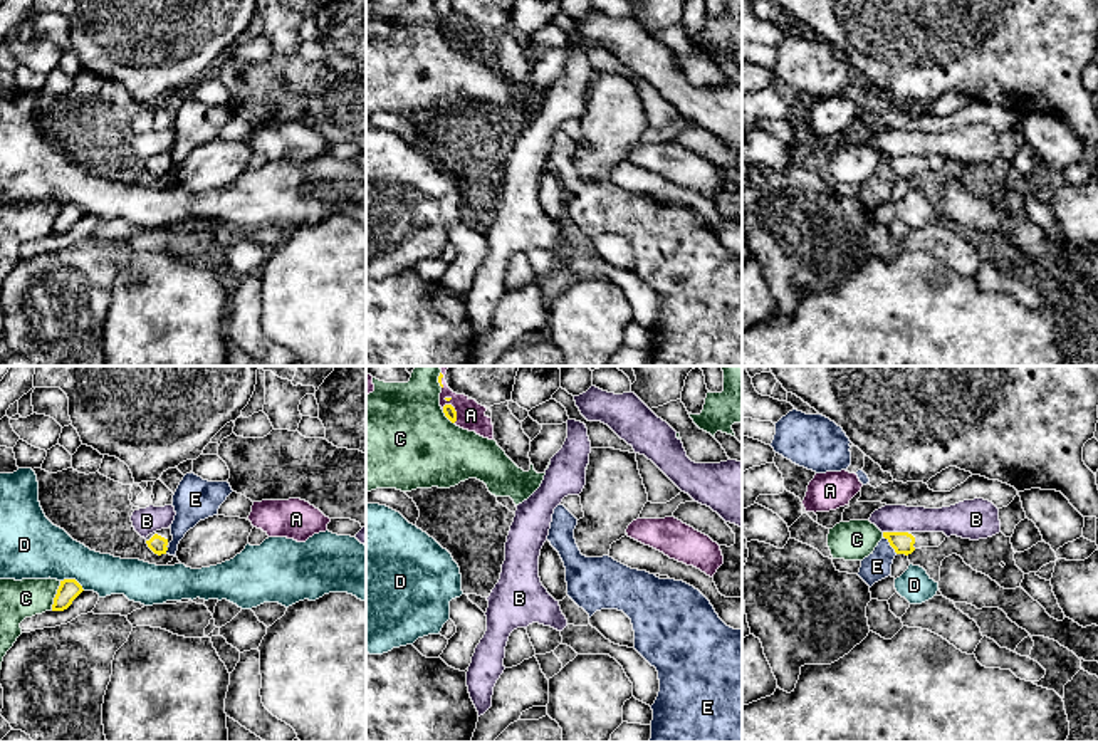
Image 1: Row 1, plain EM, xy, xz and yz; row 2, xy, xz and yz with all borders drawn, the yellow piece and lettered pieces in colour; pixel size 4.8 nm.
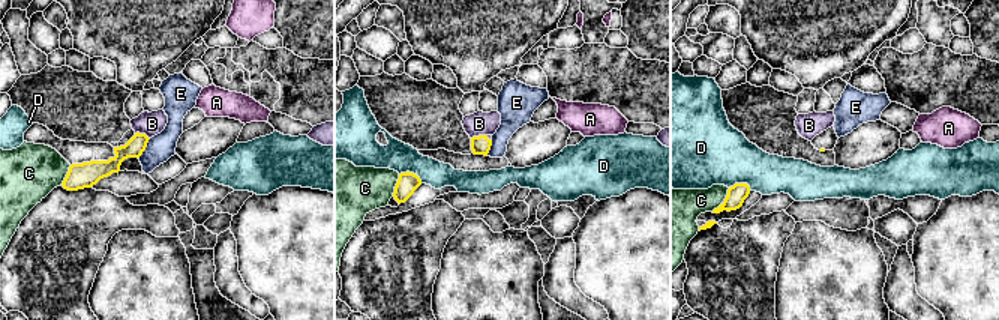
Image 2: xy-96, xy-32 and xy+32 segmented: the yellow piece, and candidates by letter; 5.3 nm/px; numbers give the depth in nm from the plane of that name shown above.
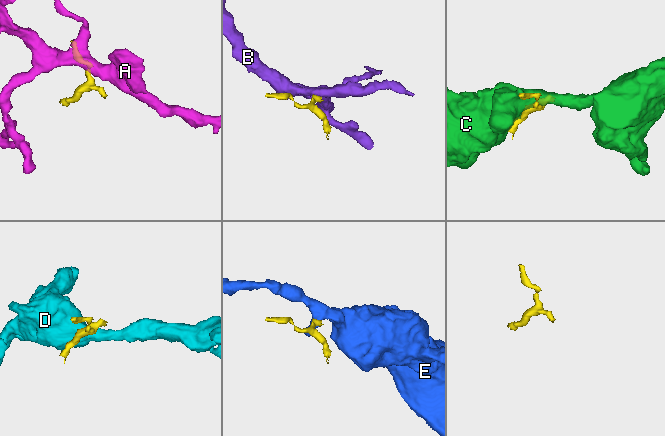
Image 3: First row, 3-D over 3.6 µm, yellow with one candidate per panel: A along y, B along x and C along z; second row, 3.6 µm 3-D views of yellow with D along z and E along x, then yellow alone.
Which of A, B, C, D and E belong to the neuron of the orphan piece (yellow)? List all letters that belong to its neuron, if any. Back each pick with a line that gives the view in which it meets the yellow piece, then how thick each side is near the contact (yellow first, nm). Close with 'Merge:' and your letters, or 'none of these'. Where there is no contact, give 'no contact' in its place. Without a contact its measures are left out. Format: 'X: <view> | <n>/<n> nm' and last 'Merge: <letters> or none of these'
Merge: none of these

